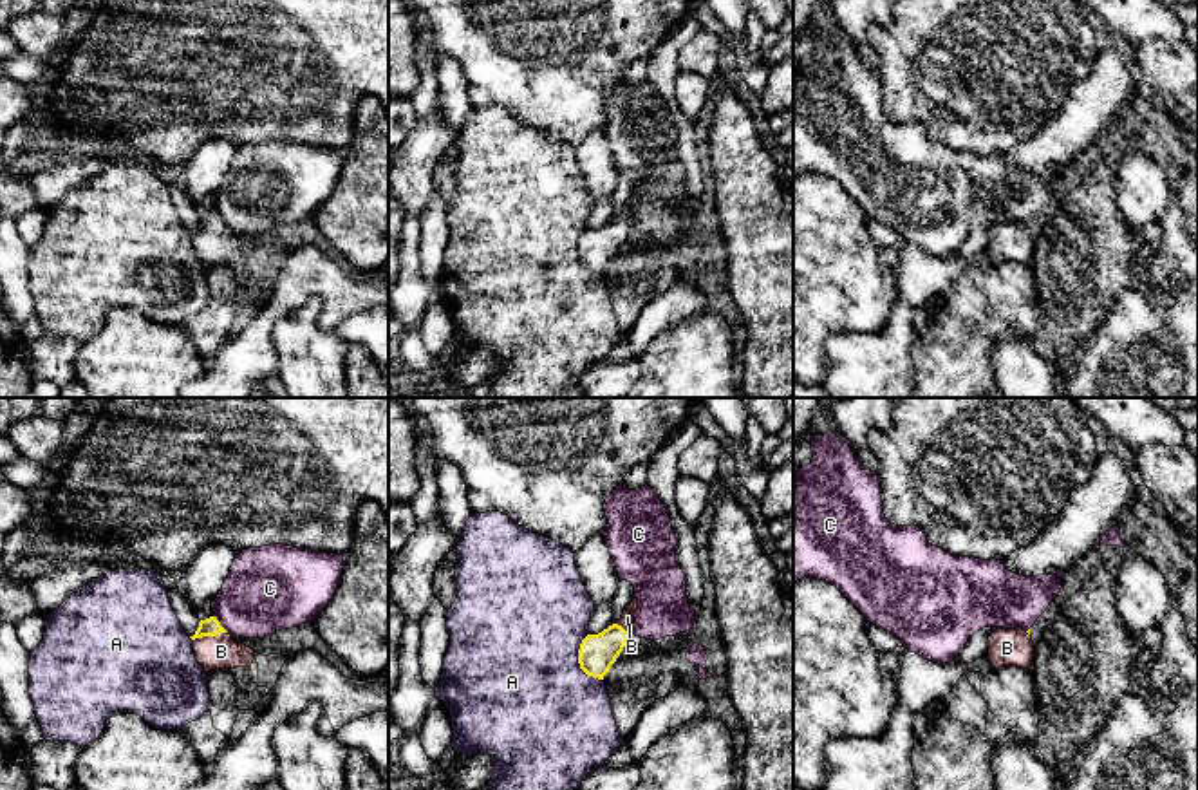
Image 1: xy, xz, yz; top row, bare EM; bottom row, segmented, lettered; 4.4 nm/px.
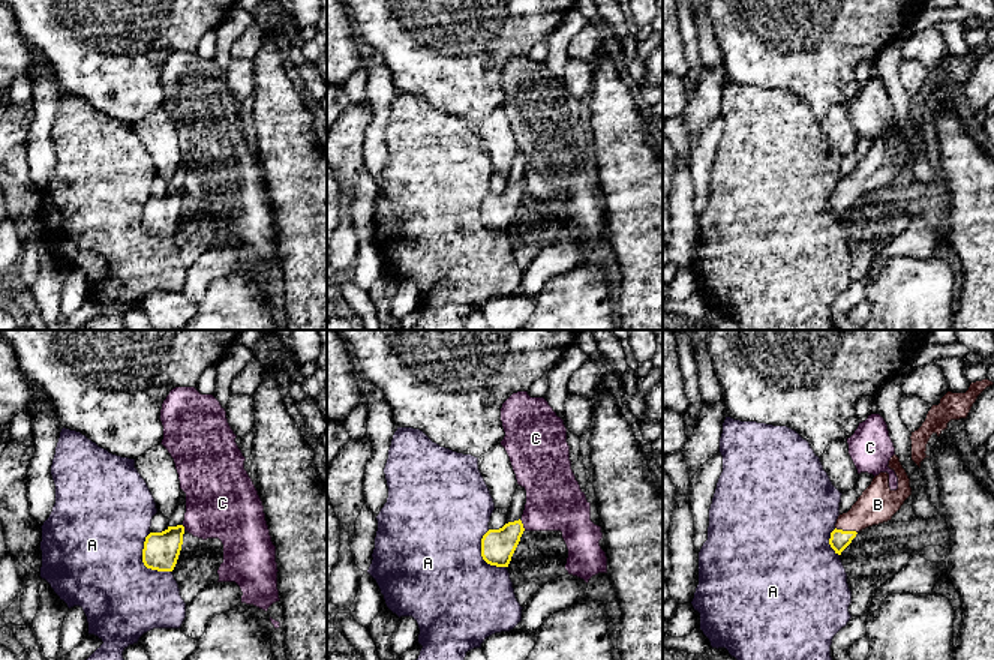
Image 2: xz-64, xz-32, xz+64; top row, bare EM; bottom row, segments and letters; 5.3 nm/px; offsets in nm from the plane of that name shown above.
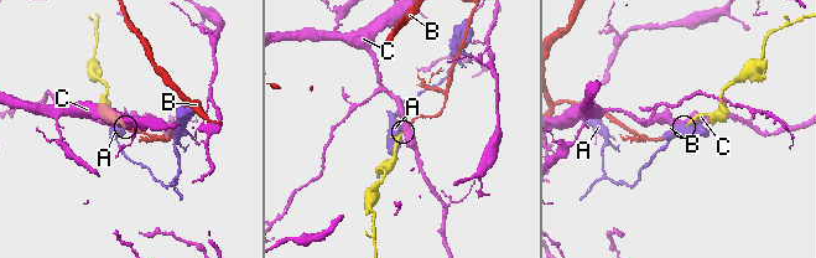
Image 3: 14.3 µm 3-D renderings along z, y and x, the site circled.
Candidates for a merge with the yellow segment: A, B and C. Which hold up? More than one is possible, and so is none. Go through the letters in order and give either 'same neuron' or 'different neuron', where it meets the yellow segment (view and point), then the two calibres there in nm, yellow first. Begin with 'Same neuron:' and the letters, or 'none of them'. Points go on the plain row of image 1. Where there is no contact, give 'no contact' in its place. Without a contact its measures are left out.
Same neuron: B
A: different neuron | xz (579, 257) | 170/500 nm
B: same neuron | xy (210, 230) | 80/150 nm
C: different neuron | xy (219, 219) | 80/360 nm

